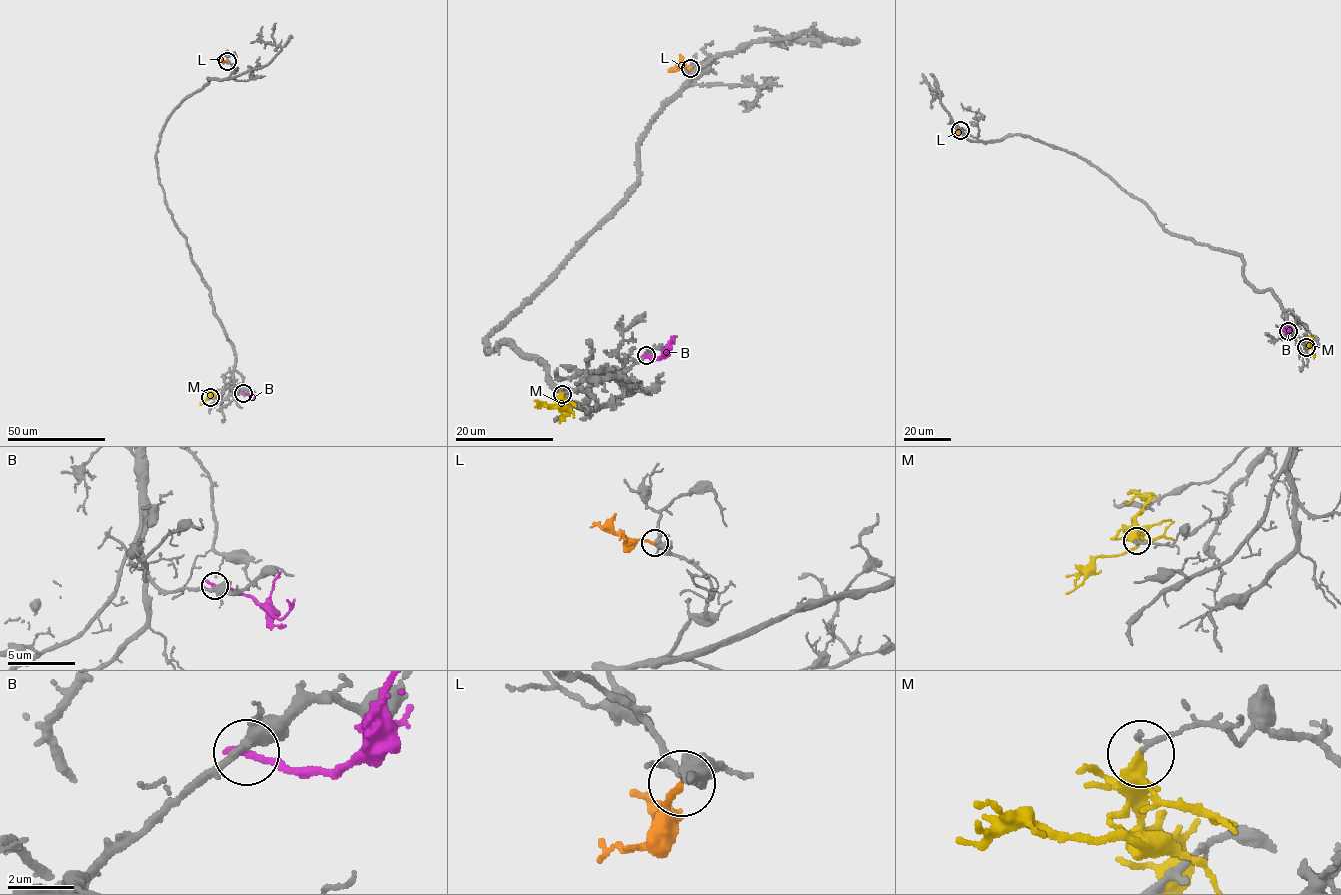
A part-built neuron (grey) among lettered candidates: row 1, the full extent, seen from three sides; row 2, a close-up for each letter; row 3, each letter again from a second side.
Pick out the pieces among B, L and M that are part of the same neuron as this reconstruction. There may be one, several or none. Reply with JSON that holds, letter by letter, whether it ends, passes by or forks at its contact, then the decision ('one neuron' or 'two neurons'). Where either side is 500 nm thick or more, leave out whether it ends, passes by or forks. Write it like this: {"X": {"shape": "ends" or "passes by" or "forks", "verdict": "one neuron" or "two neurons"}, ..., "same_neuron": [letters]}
{"B": {"shape": "ends", "verdict": "two neurons"}, "L": {"shape": "ends", "verdict": "one neuron"}, "M": {"shape": "ends", "verdict": "two neurons"}, "same_neuron": ["L"]}

